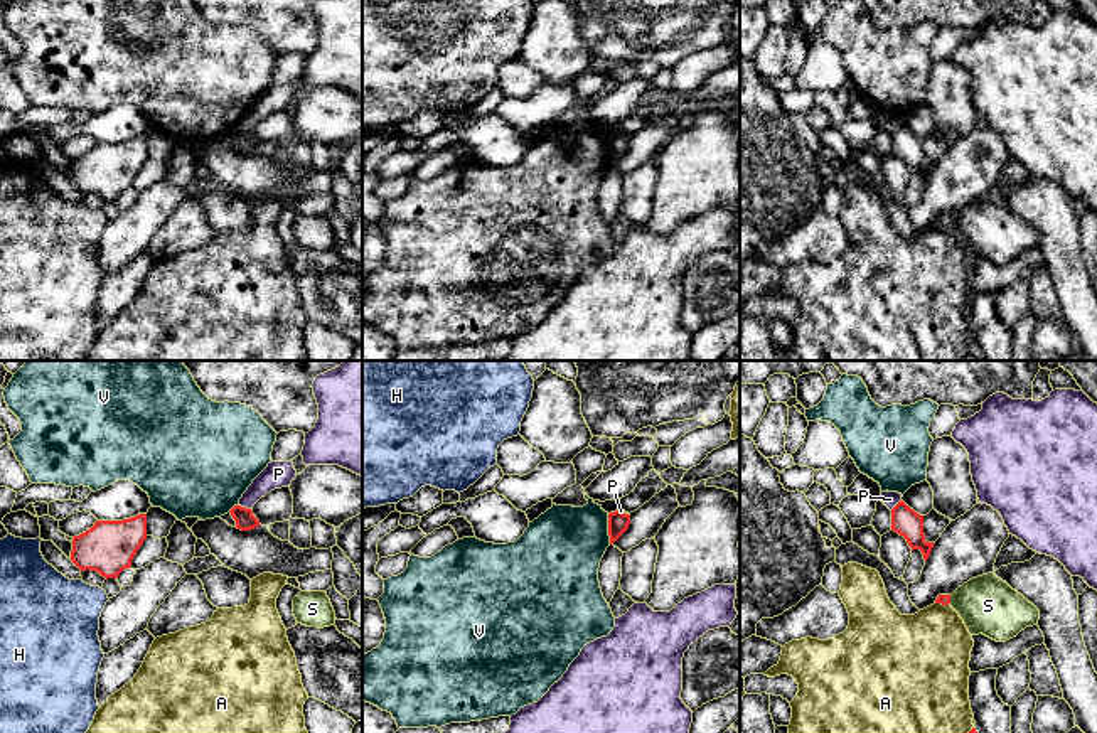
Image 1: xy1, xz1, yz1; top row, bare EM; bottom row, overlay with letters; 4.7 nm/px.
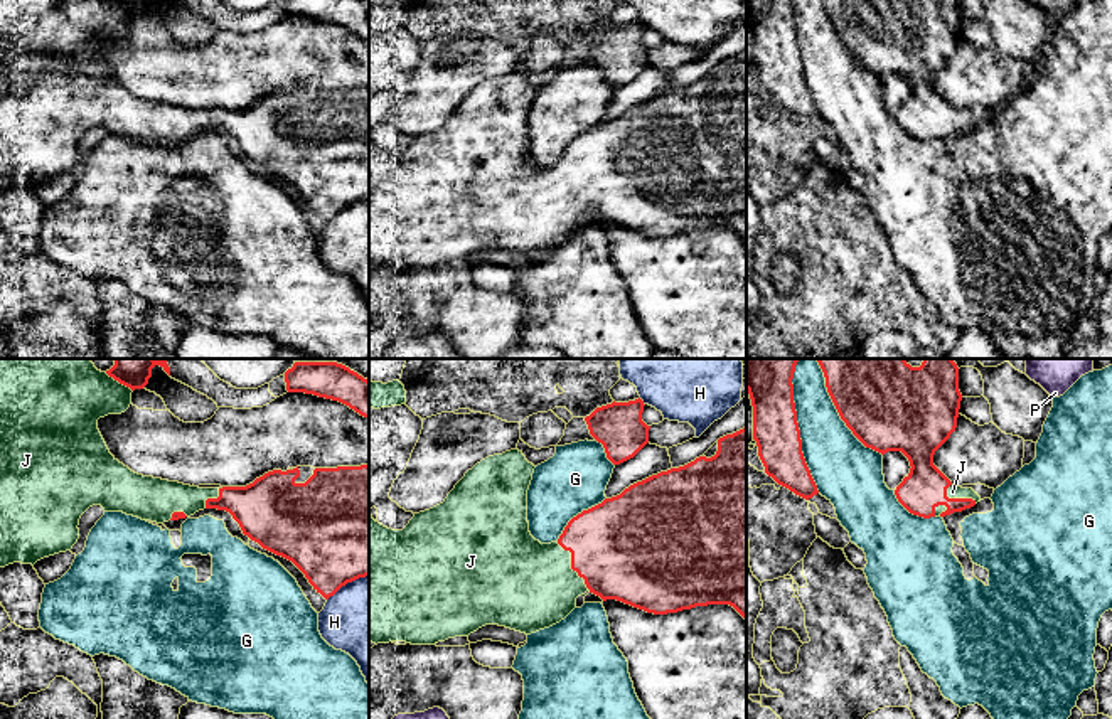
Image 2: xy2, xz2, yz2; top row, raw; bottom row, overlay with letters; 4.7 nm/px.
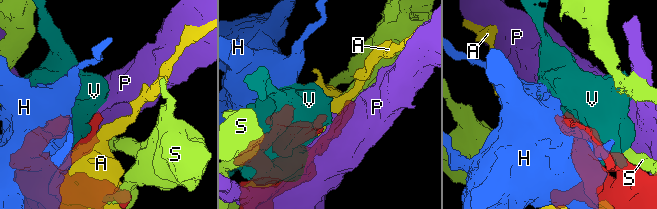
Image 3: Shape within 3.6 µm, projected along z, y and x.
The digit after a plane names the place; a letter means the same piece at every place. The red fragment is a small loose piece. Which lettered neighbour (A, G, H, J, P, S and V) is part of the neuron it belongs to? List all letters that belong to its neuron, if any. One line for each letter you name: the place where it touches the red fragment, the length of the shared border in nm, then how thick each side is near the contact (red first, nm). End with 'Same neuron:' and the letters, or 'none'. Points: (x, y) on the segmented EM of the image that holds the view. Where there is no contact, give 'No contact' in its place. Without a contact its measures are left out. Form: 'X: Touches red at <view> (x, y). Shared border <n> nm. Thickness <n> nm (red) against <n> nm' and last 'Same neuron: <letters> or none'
J: Touches red at xz2 (572, 564). Shared border 280 nm. Thickness 460 nm (red) against 440 nm
Same neuron: J

